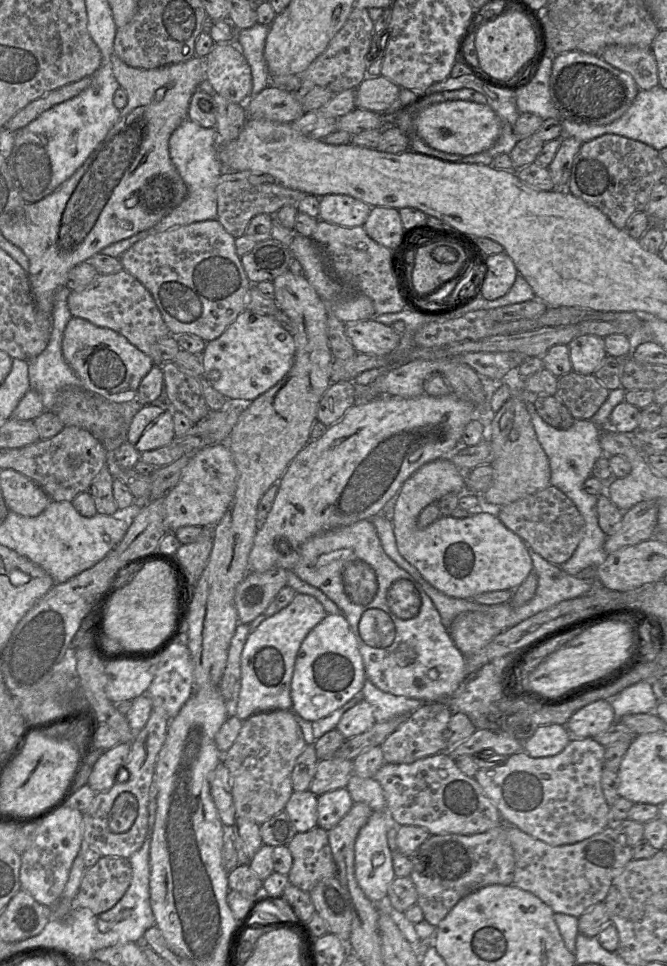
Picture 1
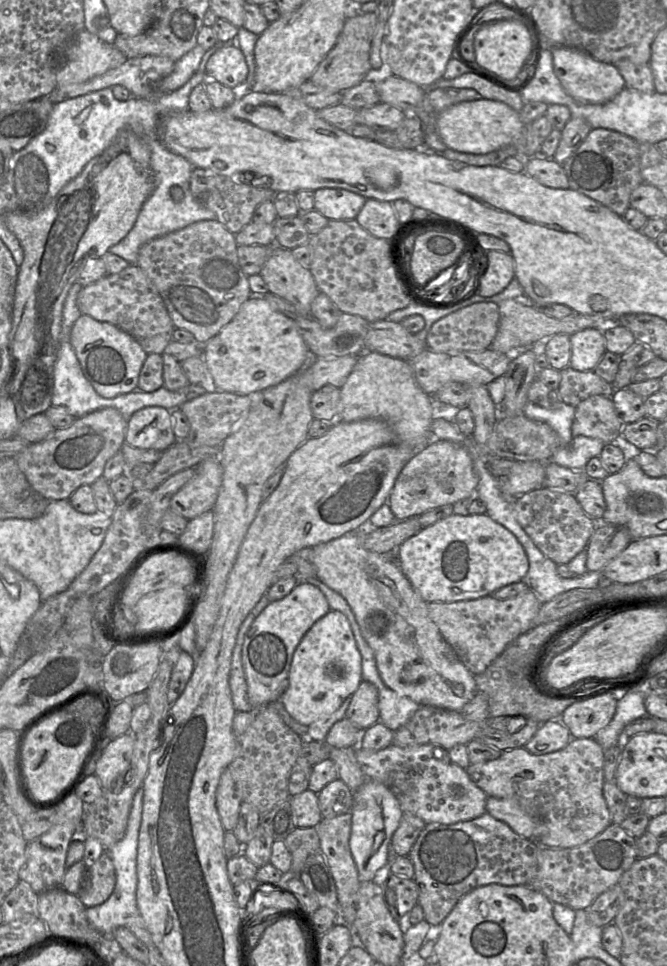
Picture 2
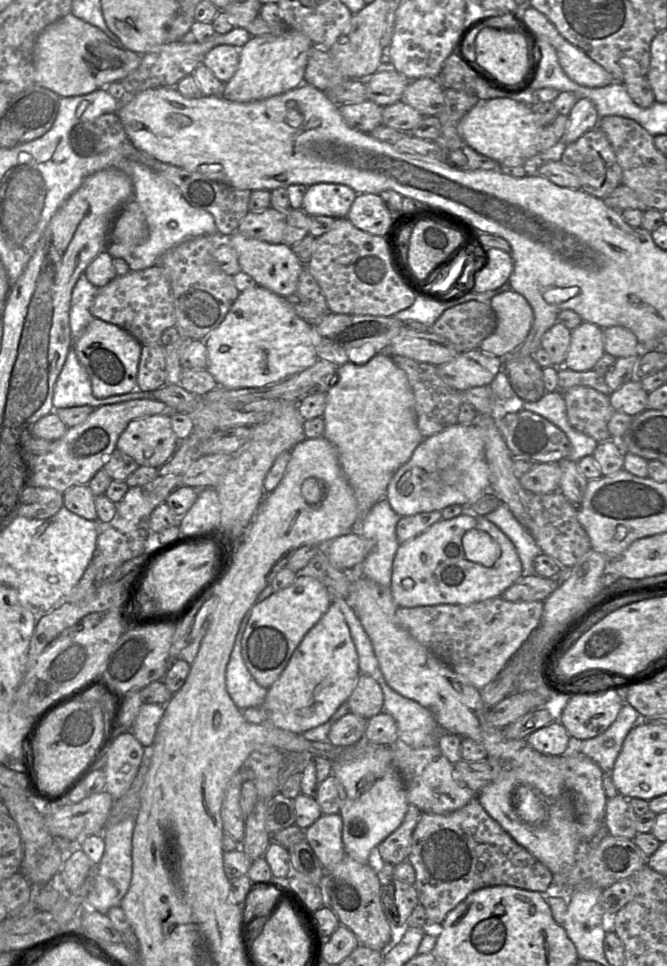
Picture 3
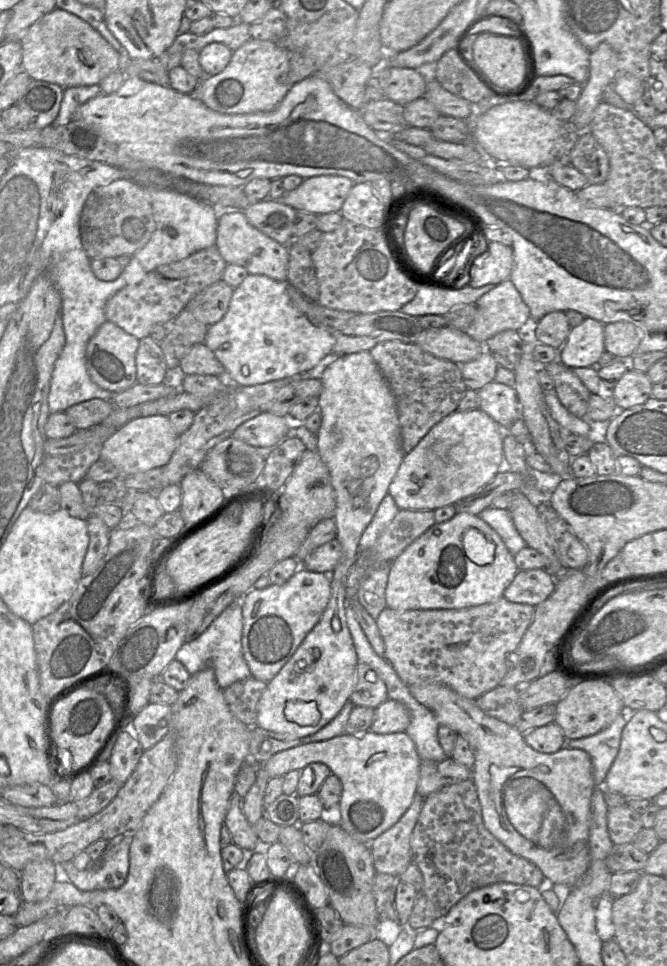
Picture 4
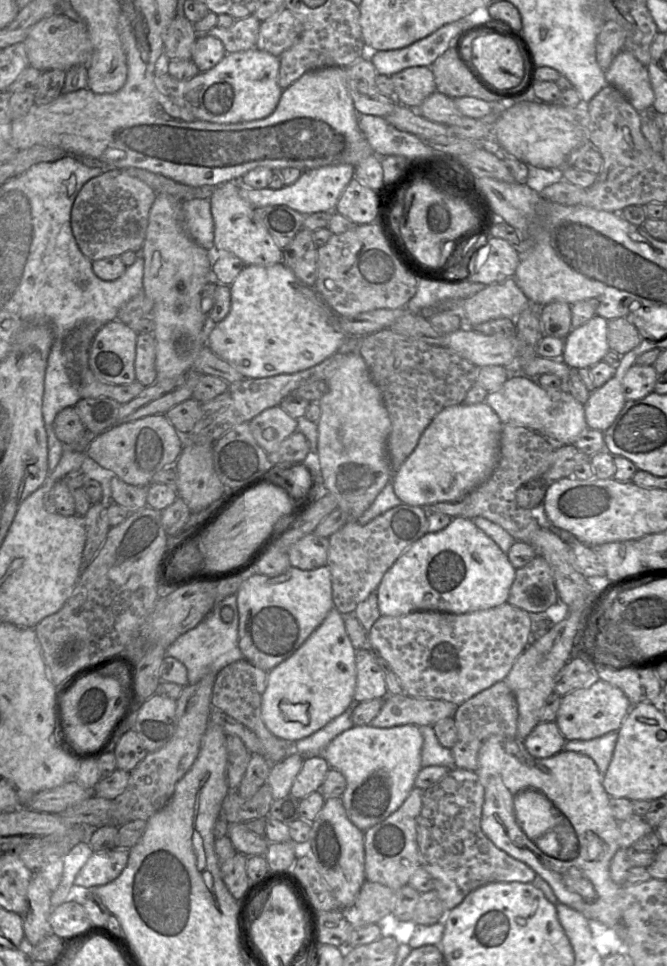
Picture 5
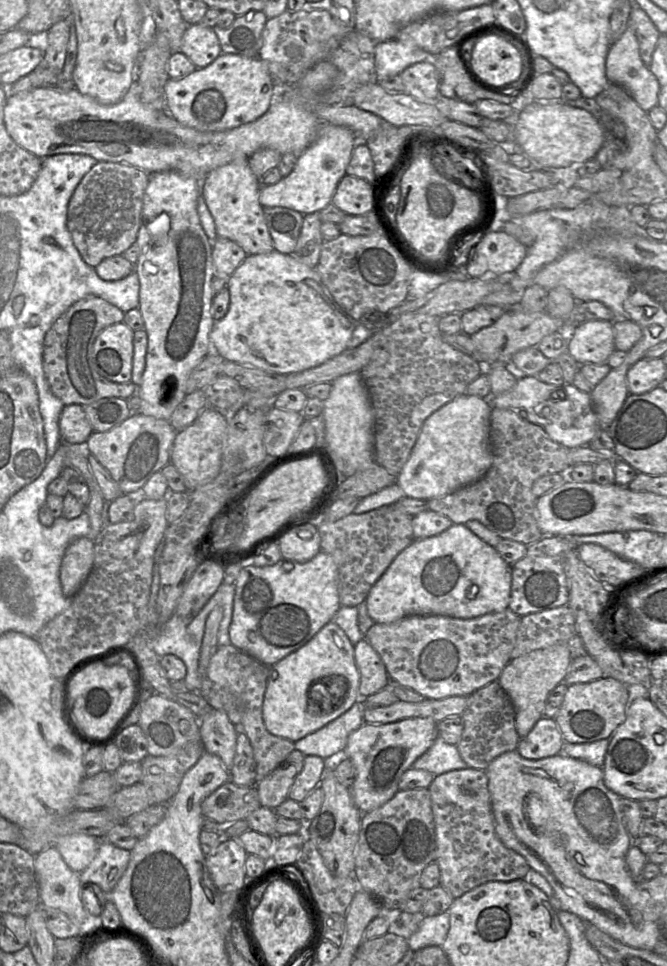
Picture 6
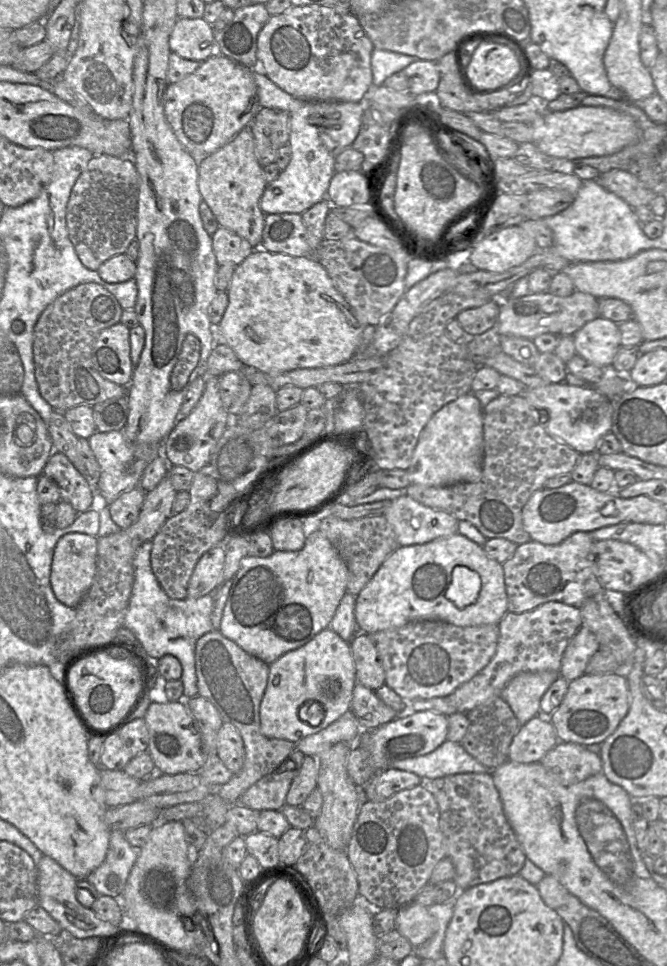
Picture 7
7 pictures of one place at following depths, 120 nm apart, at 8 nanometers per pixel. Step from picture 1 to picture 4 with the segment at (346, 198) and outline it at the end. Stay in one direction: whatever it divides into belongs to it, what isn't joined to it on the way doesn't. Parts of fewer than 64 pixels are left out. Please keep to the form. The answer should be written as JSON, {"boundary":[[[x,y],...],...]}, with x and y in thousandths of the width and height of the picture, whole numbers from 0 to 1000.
{"boundary":[[[472,182],[411,208],[472,223],[508,219],[529,193],[531,188],[514,182]]]}

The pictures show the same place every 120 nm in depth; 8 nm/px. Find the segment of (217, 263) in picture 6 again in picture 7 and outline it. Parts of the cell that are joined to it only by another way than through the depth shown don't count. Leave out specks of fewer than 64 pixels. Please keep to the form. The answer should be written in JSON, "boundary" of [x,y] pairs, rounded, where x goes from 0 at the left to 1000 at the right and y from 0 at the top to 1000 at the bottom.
{"boundary":[[[333,234],[318,243],[318,255],[327,274],[357,275],[382,259],[370,248]]]}

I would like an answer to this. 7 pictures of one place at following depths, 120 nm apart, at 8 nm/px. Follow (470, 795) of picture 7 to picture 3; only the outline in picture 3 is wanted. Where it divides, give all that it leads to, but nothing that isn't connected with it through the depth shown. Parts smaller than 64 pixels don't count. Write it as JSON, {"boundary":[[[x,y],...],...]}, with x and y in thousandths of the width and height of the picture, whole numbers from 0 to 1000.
{"boundary":[[[715,825],[691,837],[676,842],[633,842],[618,863],[610,891],[624,903],[621,917],[627,934],[639,943],[642,957],[661,958],[676,942],[706,924],[723,919],[768,917],[816,925],[829,912],[829,904],[762,863],[726,839]]]}

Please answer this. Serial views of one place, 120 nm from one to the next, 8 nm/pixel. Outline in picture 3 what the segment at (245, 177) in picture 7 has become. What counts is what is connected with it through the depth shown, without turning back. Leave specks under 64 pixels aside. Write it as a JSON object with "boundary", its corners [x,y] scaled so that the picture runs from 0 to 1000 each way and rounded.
{"boundary":[[[351,240],[343,245],[334,245],[337,249],[342,251],[354,260],[357,264],[357,271],[361,276],[361,281],[373,284],[385,293],[385,295],[427,308],[439,308],[445,299],[445,294],[448,290],[448,286],[456,277],[447,266],[441,263],[436,256],[418,252],[418,253],[406,253],[402,251],[396,251],[391,248],[372,246],[360,243],[355,240]]]}

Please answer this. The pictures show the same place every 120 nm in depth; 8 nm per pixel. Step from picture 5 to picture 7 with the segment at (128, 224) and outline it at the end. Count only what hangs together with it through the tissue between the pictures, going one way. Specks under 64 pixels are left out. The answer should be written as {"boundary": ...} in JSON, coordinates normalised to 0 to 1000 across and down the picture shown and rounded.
{"boundary":[[[141,160],[111,190],[99,216],[105,249],[121,272],[147,280],[163,267],[187,262],[204,247],[208,181],[199,166]]]}

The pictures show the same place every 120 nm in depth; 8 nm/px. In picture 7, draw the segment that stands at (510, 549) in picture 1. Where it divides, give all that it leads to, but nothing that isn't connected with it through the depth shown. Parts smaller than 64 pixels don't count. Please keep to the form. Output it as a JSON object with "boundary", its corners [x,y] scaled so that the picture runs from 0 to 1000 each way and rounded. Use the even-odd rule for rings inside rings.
{"boundary":[[[709,406],[666,419],[631,446],[610,486],[616,501],[666,504],[717,499],[724,487],[724,421]],[[684,551],[678,554],[661,556],[637,563],[598,565],[571,584],[568,589],[552,601],[532,622],[532,643],[543,650],[546,655],[562,655],[567,653],[600,649],[616,643],[627,642],[661,642],[690,649],[720,648],[729,646],[747,646],[762,634],[762,618],[756,599],[756,590],[751,583],[736,578],[724,568],[724,565],[709,561],[699,555]]]}

